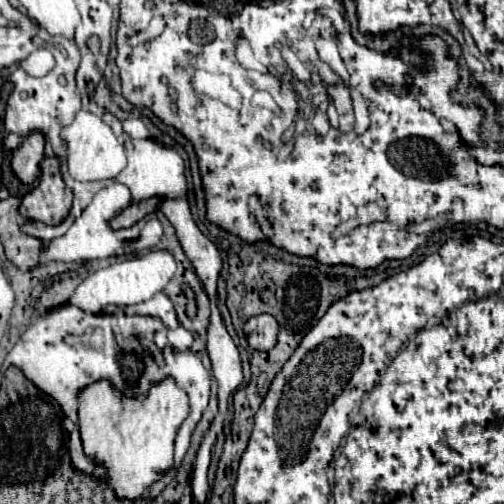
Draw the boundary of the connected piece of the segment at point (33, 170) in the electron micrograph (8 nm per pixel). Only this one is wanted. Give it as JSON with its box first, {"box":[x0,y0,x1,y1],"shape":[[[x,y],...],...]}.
{"box":[12,132,44,184],"shape":[[[32,132],[24,142],[14,150],[12,170],[24,184],[34,184],[40,176],[40,162],[44,158],[44,136],[42,132]]]}

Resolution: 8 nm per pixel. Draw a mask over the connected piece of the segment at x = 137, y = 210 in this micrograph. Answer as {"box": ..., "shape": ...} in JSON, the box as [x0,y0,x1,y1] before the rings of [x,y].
{"box":[110,196,162,230],"shape":[[[158,196],[148,198],[148,200],[142,200],[142,202],[138,202],[138,204],[132,204],[132,206],[128,206],[126,210],[122,210],[118,216],[114,216],[114,218],[110,220],[110,228],[114,228],[114,230],[130,228],[130,226],[134,226],[138,220],[142,220],[144,216],[156,212],[156,210],[160,208],[160,204],[162,204],[162,198],[158,198]]]}

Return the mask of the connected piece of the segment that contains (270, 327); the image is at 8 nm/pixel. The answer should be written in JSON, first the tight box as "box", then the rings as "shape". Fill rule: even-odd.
{"box":[244,314,278,350],"shape":[[[258,314],[246,322],[244,332],[250,348],[270,350],[278,340],[278,320],[270,314]]]}

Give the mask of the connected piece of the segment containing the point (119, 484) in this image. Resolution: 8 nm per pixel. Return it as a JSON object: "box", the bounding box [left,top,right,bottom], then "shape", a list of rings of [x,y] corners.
{"box":[78,380,188,500],"shape":[[[102,380],[82,392],[78,416],[86,456],[108,470],[110,486],[118,498],[136,500],[172,466],[174,436],[188,416],[188,396],[174,380],[164,380],[156,384],[144,400],[124,398],[112,384]]]}

